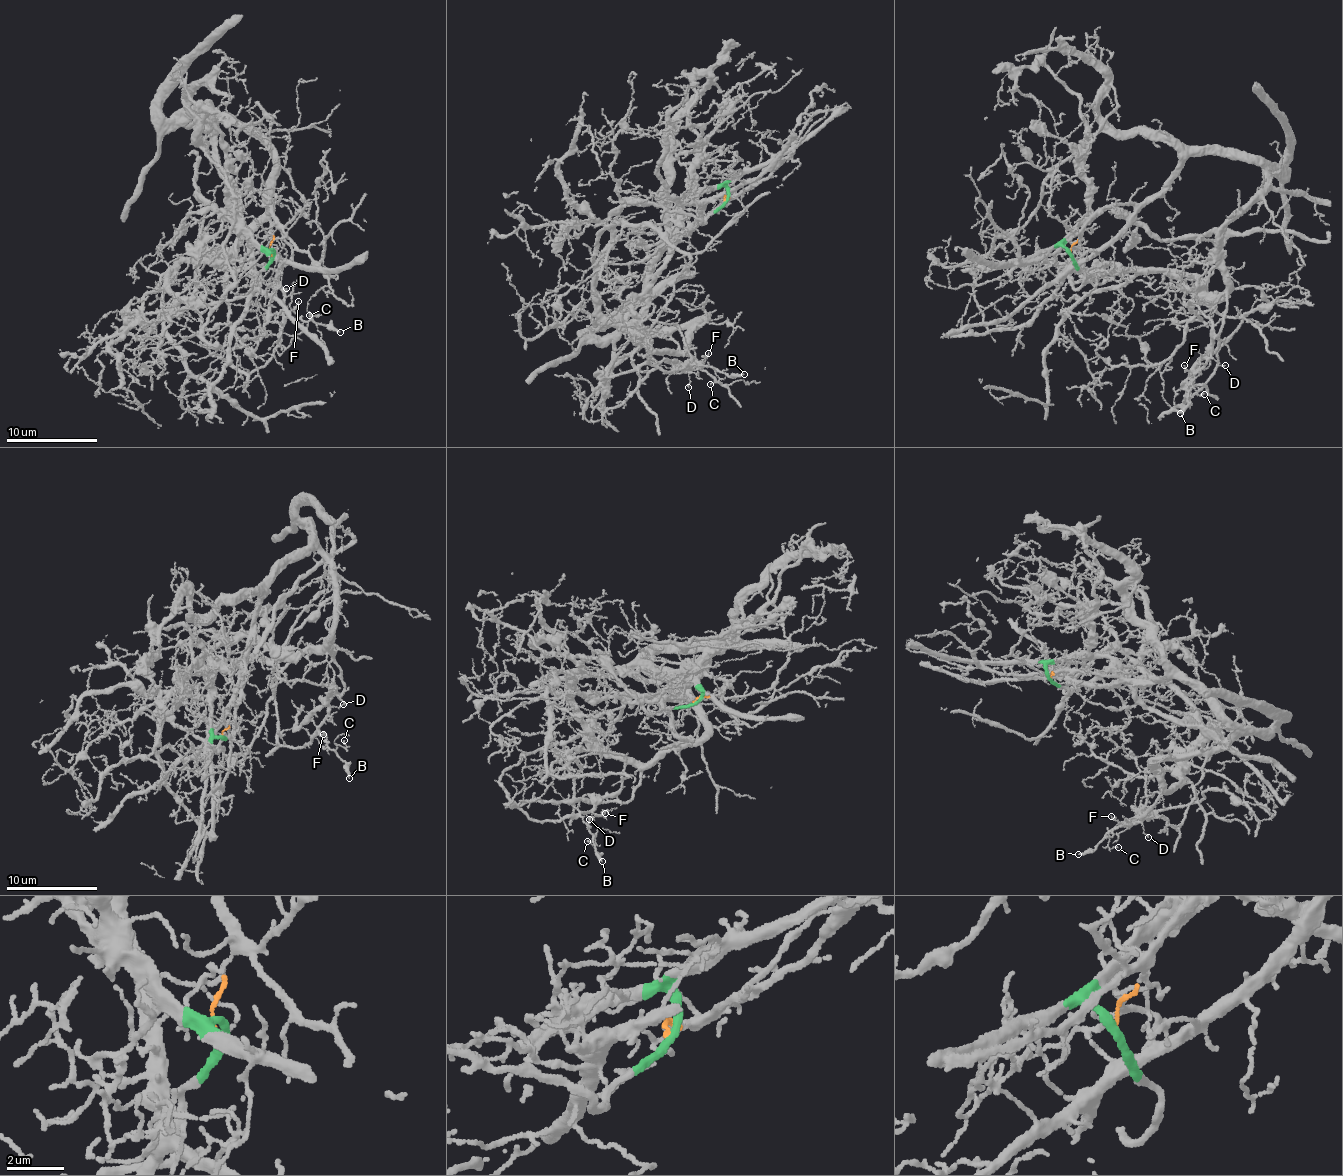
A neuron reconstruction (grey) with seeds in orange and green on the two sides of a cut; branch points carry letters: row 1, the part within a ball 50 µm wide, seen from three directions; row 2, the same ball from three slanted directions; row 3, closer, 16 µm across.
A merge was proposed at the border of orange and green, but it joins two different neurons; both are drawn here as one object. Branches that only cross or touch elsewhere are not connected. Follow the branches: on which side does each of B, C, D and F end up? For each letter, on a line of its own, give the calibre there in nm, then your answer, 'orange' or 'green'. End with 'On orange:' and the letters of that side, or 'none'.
B: 220 nm | green
C: 110 nm | green
D: 120 nm | green
F: 160 nm | green
On orange: none

